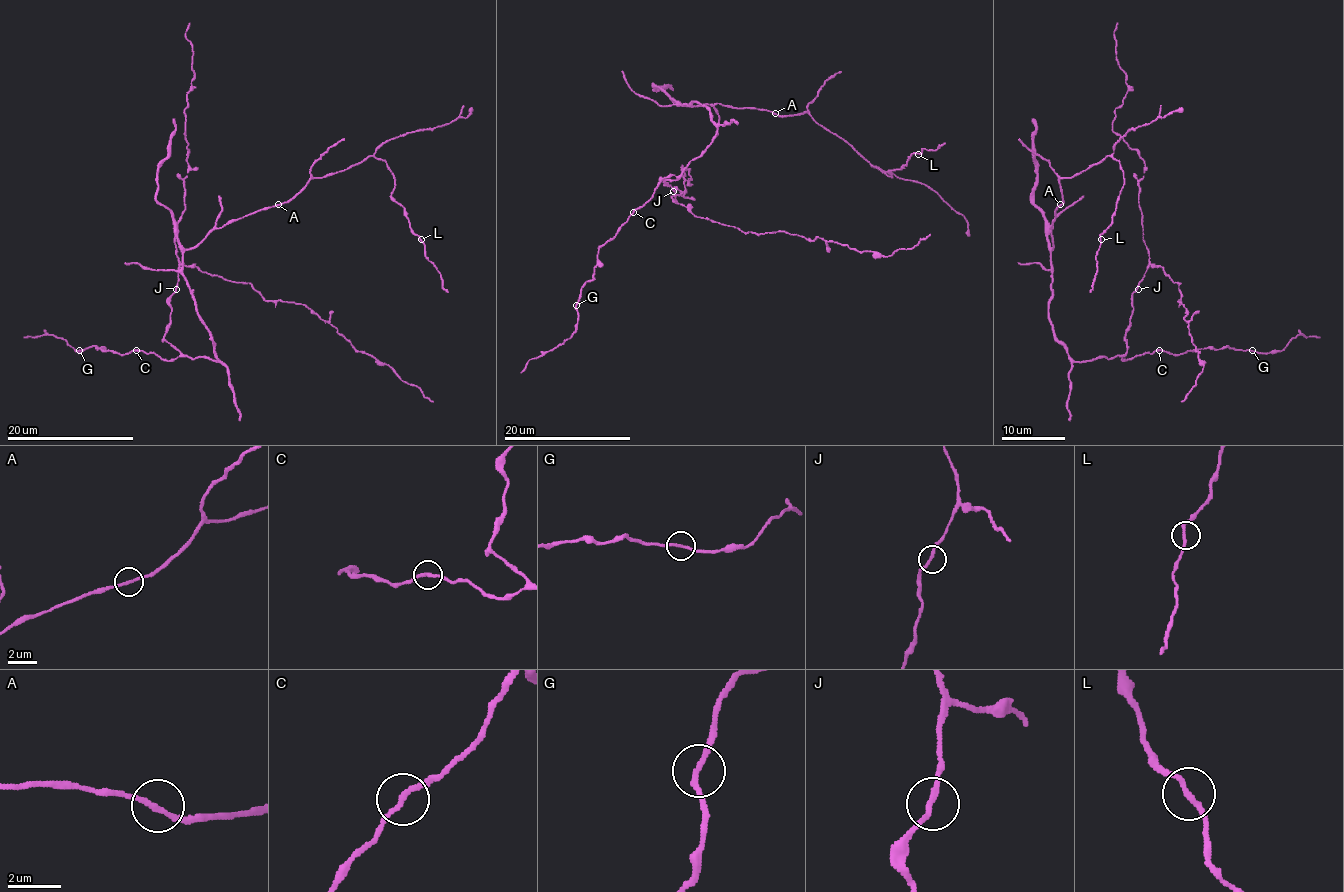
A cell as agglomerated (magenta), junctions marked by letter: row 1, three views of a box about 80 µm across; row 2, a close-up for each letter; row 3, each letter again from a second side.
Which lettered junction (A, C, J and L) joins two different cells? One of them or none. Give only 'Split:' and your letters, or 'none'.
Split: none

